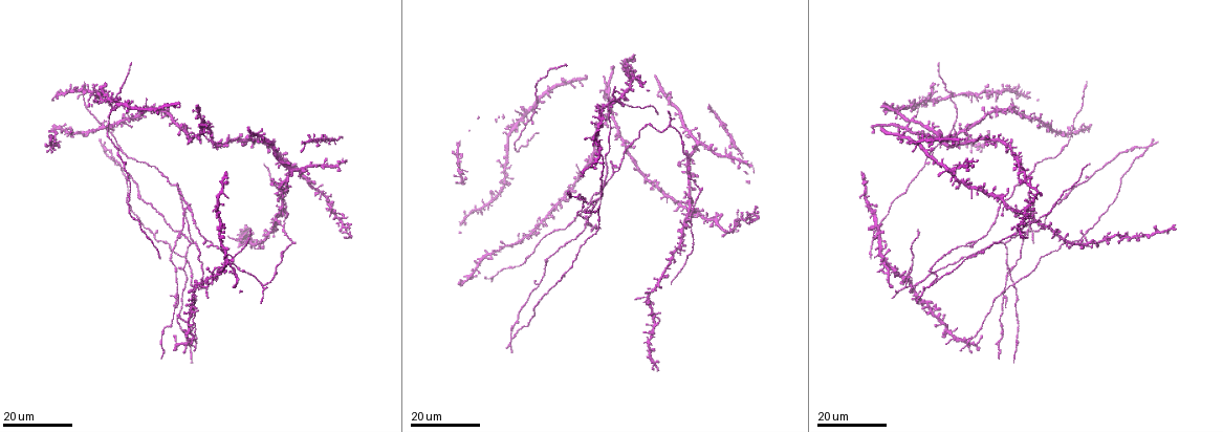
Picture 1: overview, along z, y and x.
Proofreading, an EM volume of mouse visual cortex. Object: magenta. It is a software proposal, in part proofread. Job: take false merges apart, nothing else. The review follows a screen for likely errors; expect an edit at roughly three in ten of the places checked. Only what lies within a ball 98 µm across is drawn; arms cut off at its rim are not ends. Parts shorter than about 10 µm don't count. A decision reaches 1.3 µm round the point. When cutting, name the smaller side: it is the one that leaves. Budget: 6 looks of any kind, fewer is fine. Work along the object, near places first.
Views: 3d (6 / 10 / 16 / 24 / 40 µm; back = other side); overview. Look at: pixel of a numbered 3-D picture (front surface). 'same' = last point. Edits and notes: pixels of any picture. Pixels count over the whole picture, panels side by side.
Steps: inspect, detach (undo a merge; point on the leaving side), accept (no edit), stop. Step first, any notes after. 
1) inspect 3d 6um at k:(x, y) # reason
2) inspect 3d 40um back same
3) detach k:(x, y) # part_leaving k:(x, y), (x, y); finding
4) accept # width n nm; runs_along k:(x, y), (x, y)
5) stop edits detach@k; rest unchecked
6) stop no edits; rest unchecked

inspect 3d 16um at 1:(988, 131) # thick turns thin

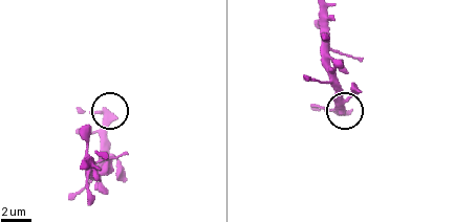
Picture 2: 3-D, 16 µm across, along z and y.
inspect 3d 10um at 2:(106, 114)

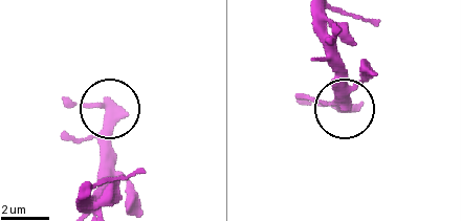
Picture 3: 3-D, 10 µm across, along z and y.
inspect 3d 6um at 3:(112, 111)

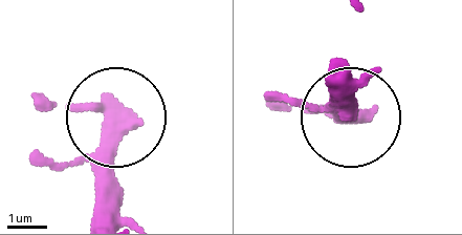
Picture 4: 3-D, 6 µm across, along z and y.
accept # one cell here

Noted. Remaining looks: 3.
inspect 3d 16um at 1:(324, 162) # three arms meet

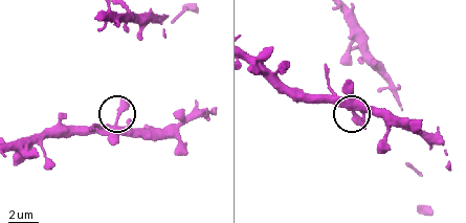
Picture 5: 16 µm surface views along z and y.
inspect 3d 6um at 5:(116, 121)

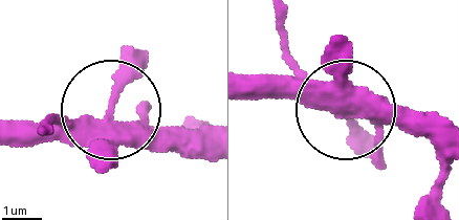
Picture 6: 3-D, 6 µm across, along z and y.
accept # arms 3; one cell here

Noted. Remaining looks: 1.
stop no edits; rest unchecked

